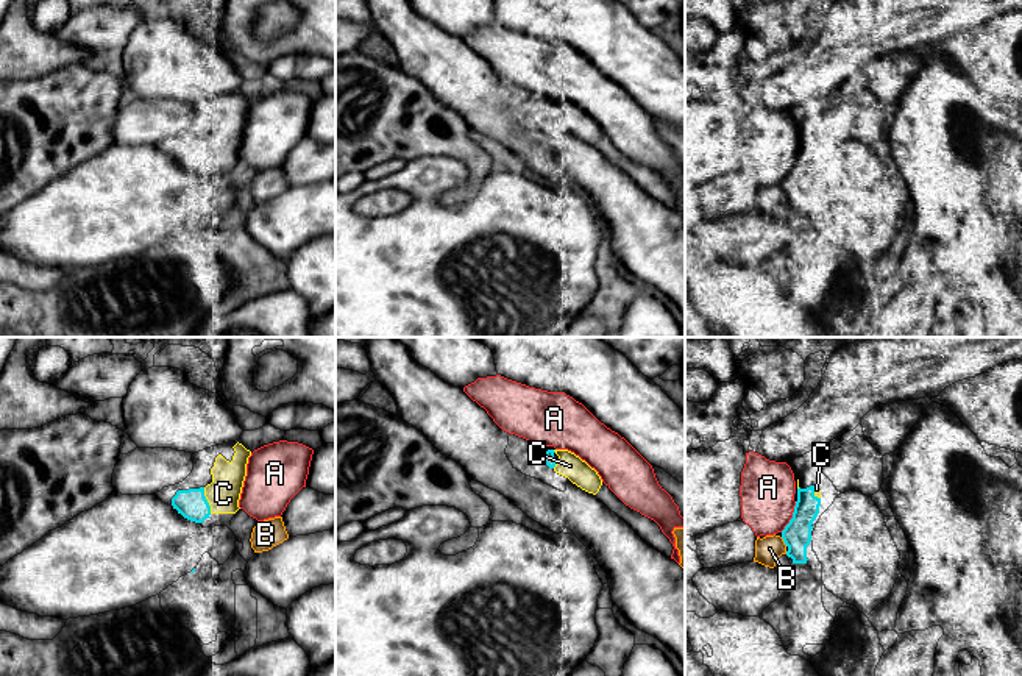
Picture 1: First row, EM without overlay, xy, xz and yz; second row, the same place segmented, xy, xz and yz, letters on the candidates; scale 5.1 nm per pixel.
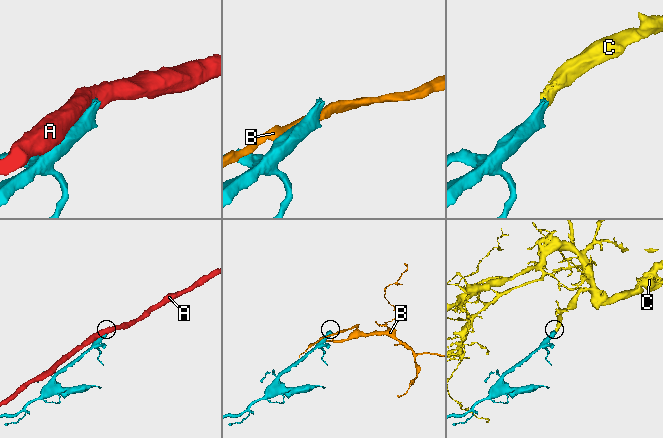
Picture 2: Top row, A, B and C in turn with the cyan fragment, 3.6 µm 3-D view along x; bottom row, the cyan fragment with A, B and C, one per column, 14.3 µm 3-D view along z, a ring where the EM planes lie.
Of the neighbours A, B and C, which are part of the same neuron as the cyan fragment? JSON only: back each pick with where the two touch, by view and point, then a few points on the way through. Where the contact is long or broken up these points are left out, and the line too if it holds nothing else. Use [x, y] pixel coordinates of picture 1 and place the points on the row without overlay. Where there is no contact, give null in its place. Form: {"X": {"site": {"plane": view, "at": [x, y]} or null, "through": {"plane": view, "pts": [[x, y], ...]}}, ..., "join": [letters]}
{"C": {"site": {"plane": "xy", "at": [206, 150]}}, "join": ["C"]}

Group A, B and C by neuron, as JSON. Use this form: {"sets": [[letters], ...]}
{"sets": [["A"], ["B"], ["C"]]}

